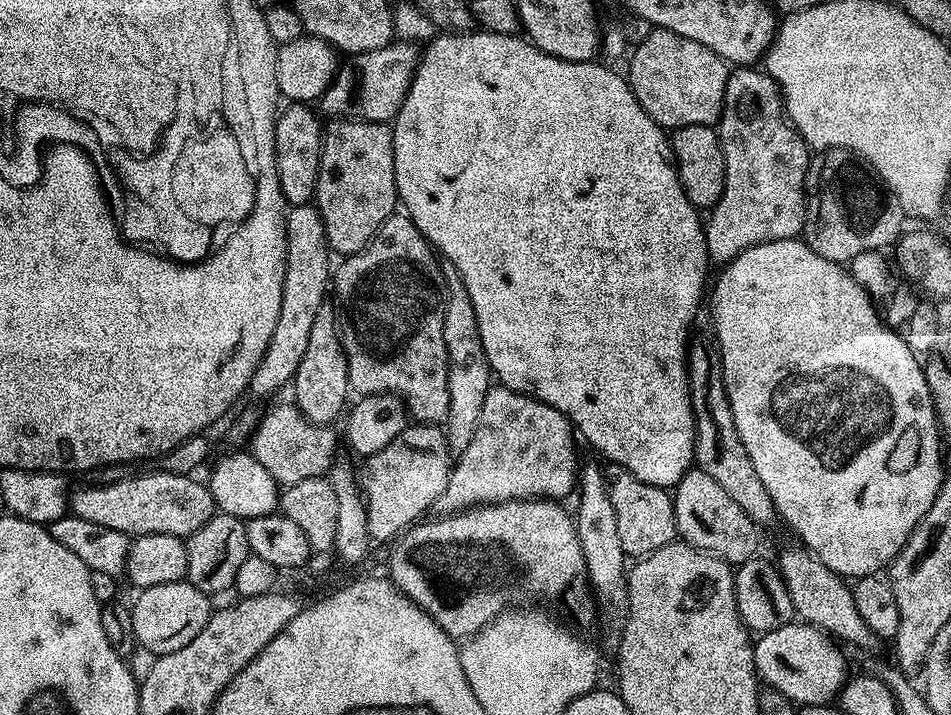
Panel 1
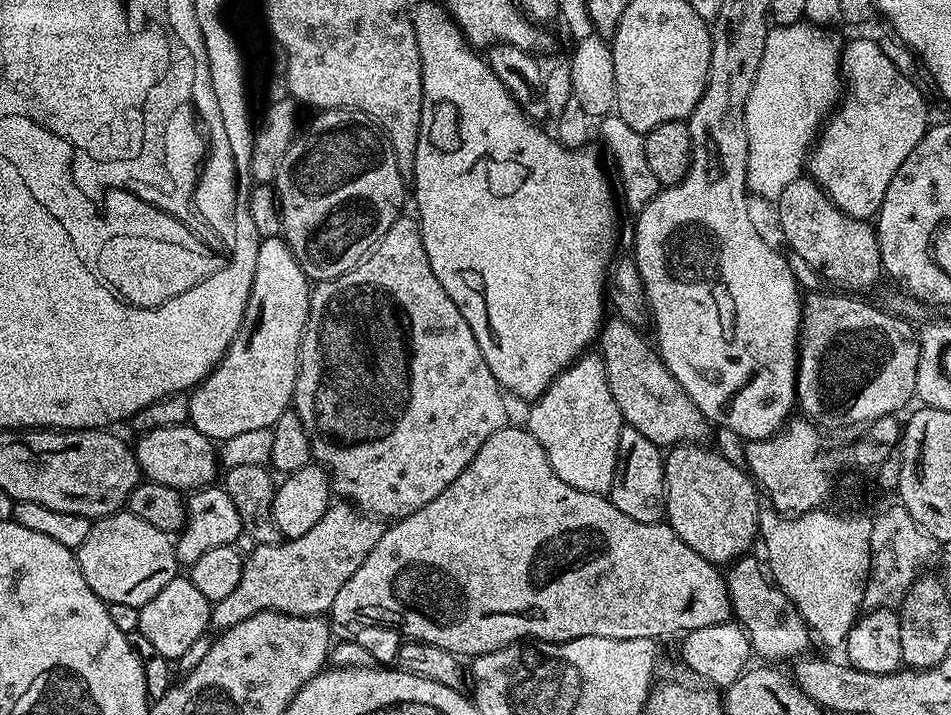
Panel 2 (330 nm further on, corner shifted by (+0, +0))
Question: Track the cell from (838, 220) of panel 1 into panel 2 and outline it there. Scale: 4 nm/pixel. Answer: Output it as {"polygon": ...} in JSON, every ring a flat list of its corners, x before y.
{"polygon":[[811,178,790,182,778,201,780,228,788,239,787,247,802,255,808,265,825,281,837,284,837,289,852,294,864,294,867,288,882,280,880,243,876,228,868,220,851,217]]}

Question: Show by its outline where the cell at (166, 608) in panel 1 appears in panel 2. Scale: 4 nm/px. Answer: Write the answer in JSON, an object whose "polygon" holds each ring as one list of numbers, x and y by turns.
{"polygon":[[177,574,173,580,166,582,150,602,140,607,139,631,152,643,168,661,175,662,179,656,190,650,190,645,209,631,212,622,212,604,194,586,187,575]]}

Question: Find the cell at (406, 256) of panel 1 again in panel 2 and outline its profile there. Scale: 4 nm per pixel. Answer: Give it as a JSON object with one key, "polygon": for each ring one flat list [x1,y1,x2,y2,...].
{"polygon":[[401,214,386,230,386,234,376,247,360,260,346,274,333,280,321,280,311,289,312,301,308,311,308,321,300,343,300,365,296,375,296,389,292,391,294,411,302,422,306,434,310,438,312,458,323,466,330,477,330,488,337,497,351,502,360,511,377,518,387,518,395,522,402,516,414,514,414,510,422,510,426,502,434,502,466,466,482,450,486,438,509,423,506,393,500,383,490,374,490,366,486,366,486,358,482,358,482,350,478,350,478,342,474,338,474,330,466,326,466,318,462,318,462,310,454,306,450,294,442,290,442,282,434,278,434,270,430,270,430,258,426,258,426,246,422,242,420,221,415,215]]}

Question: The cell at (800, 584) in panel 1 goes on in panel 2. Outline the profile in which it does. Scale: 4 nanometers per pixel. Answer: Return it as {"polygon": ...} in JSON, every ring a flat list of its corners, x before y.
{"polygon":[[615,314,609,315,600,325,598,354,604,359,606,382,610,382,610,394,614,394,614,402,618,402,621,421,627,427,636,428,638,434,646,434,650,442,659,444,664,450,689,442,707,441,710,436,710,421,701,414,698,406,694,406,690,394,686,394,686,390,678,386,674,374,670,374,670,370,660,361,660,353,656,351,653,341,649,337,647,340,644,334,641,329]]}

